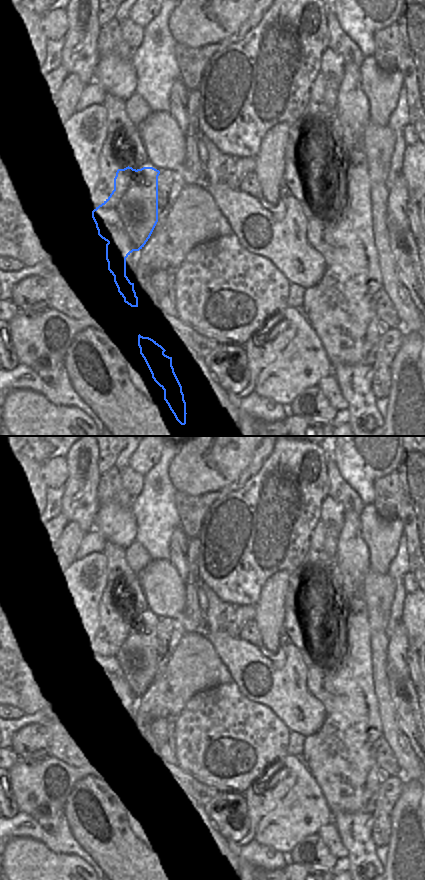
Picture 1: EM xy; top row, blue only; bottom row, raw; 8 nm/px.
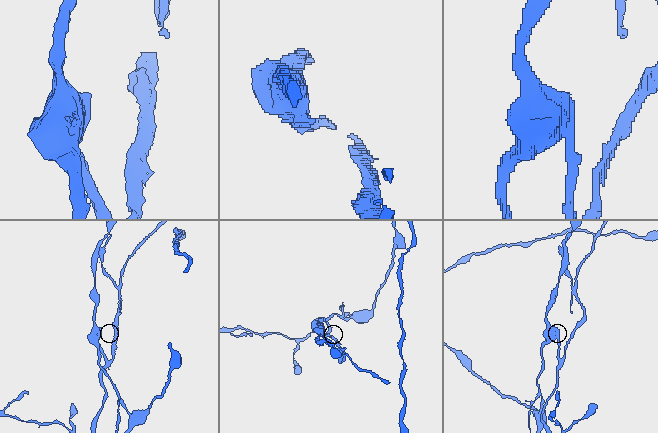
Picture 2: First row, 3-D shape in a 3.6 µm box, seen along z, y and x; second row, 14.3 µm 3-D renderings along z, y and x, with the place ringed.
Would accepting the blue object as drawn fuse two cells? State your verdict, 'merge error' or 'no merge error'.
merge error

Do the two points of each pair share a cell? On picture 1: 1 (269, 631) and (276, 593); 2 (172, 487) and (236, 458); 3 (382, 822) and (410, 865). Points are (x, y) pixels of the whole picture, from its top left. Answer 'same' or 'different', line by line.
1: same
2: same
3: different

